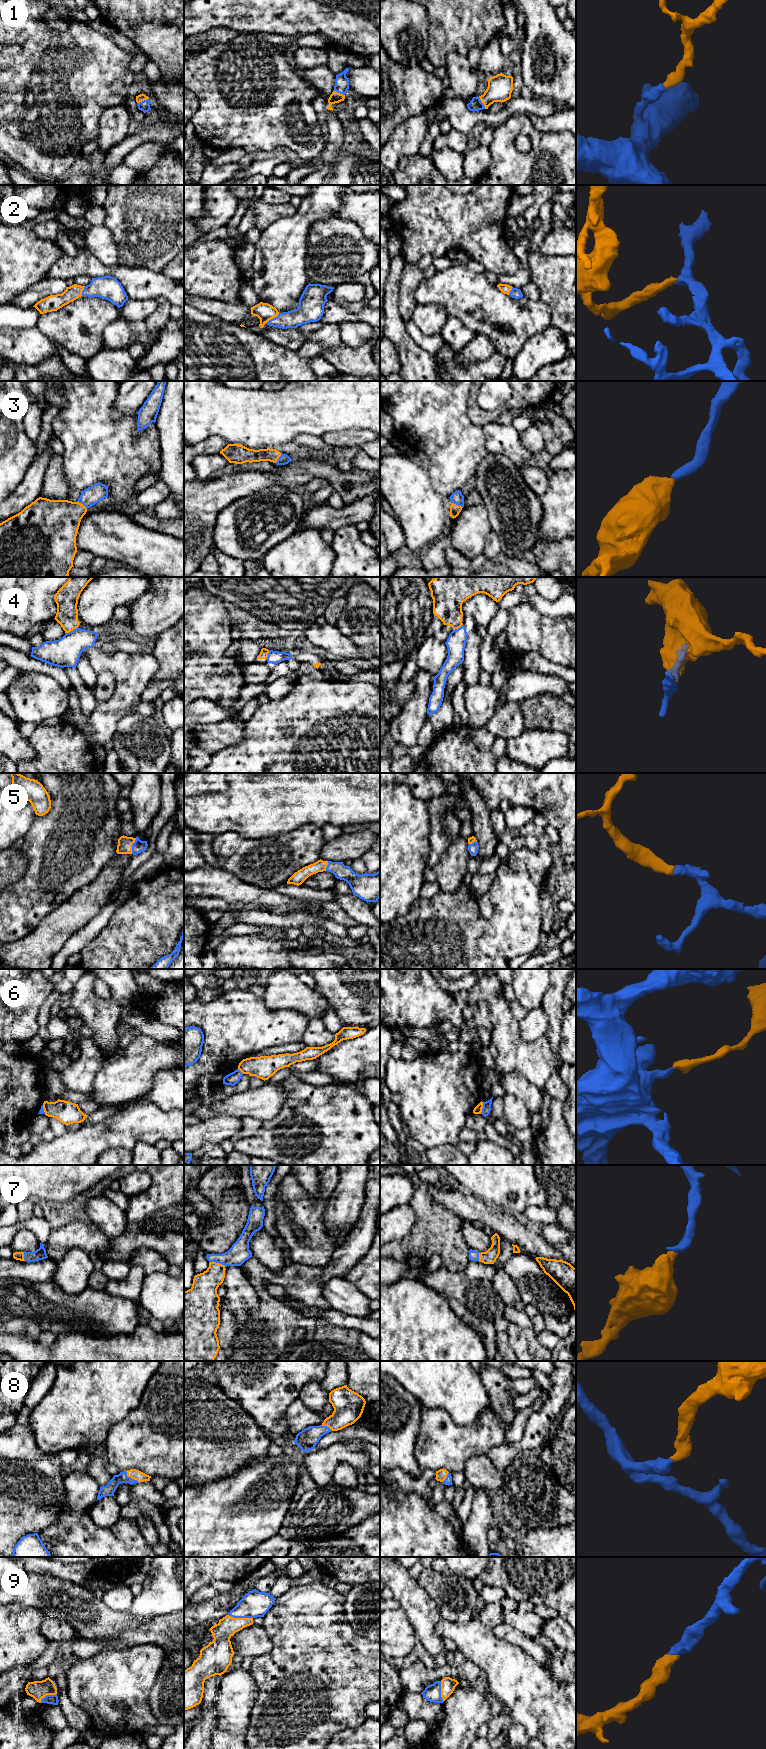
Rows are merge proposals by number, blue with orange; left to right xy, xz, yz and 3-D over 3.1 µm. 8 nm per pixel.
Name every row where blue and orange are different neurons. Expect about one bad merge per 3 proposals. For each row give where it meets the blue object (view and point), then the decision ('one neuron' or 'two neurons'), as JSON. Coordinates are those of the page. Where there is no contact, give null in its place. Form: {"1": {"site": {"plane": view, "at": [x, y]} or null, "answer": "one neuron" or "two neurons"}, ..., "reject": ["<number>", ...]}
{"1": {"site": {"plane": "xy", "at": [142, 101]}, "answer": "one neuron"}, "2": {"site": {"plane": "xz", "at": [273, 318]}, "answer": "one neuron"}, "3": {"site": {"plane": "yz", "at": [457, 504]}, "answer": "one neuron"}, "4": {"site": {"plane": "xy", "at": [71, 631]}, "answer": "two neurons"}, "5": {"site": {"plane": "xy", "at": [132, 846]}, "answer": "one neuron"}, "6": {"site": {"plane": "yz", "at": [482, 1108]}, "answer": "two neurons"}, "7": {"site": {"plane": "xz", "at": [217, 1262]}, "answer": "one neuron"}, "8": {"site": {"plane": "xy", "at": [130, 1477]}, "answer": "one neuron"}, "9": {"site": {"plane": "xz", "at": [240, 1617]}, "answer": "one neuron"}, "reject": ["4", "6"]}

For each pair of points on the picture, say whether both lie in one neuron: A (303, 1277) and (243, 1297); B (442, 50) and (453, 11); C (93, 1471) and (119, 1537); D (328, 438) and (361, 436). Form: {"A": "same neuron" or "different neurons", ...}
{"A": "different neurons", "B": "same neuron", "C": "different neurons", "D": "same neuron"}

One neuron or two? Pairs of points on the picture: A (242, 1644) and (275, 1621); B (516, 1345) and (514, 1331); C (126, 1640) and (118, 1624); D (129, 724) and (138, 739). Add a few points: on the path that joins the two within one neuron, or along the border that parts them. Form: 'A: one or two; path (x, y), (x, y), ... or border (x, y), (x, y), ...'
A: two; border (261, 1626), (272, 1644), (272, 1649), (269, 1652)
B: one; path (516, 1342), (514, 1334)
C: two; border (144, 1623), (100, 1639)
D: one; path (132, 728), (136, 735)

